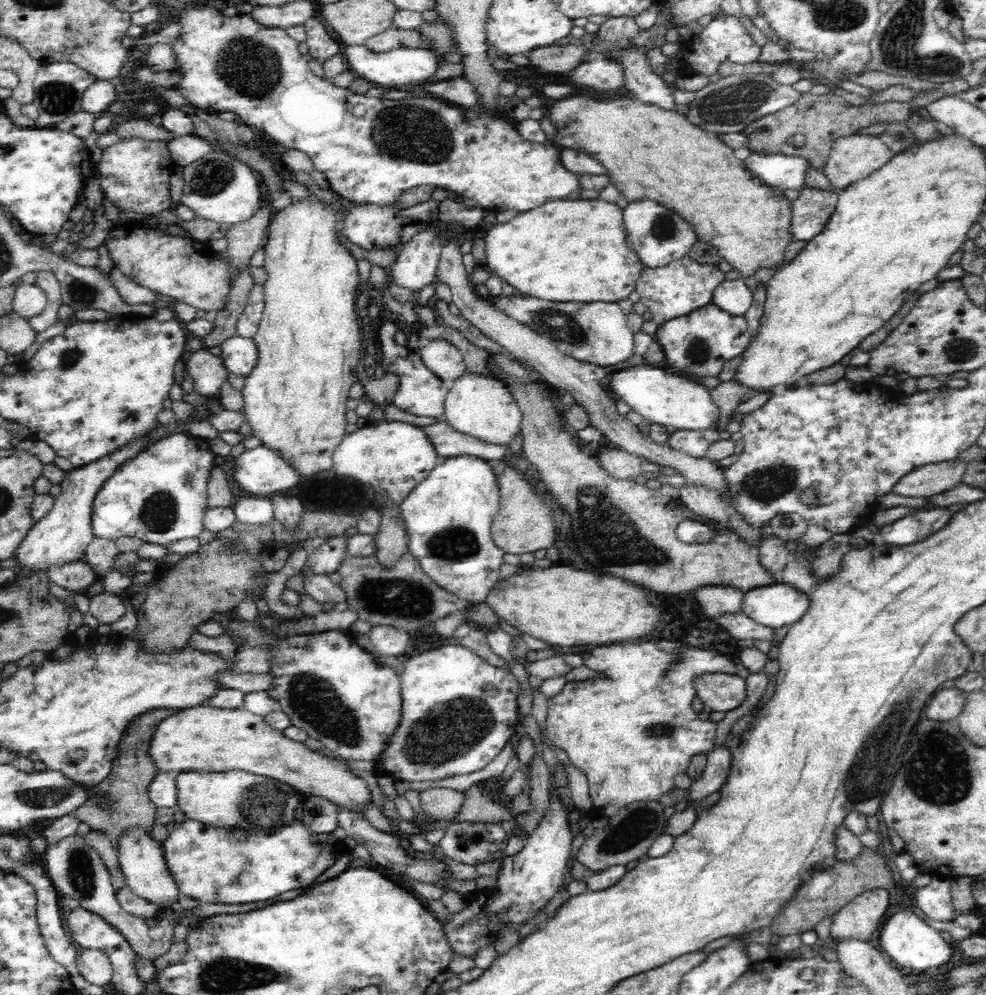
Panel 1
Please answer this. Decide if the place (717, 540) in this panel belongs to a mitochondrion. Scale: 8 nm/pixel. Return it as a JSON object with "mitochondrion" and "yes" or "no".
{"mitochondrion":"no"}

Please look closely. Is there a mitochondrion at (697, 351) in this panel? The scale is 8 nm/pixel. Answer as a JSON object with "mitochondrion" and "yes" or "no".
{"mitochondrion":"yes"}

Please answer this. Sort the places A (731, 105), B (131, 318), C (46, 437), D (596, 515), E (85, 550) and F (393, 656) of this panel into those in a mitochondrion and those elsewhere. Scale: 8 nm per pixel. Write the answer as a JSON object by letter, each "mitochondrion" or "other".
{"A":"mitochondrion","B":"other","C":"other","D":"mitochondrion","E":"other","F":"other"}

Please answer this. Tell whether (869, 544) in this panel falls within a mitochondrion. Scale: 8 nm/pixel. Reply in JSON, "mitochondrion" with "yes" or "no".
{"mitochondrion":"no"}

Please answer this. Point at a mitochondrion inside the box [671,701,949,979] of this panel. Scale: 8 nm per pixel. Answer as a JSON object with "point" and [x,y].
{"point":[871,769]}

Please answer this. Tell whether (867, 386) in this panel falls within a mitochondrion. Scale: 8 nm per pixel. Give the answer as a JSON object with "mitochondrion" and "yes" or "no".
{"mitochondrion":"no"}

